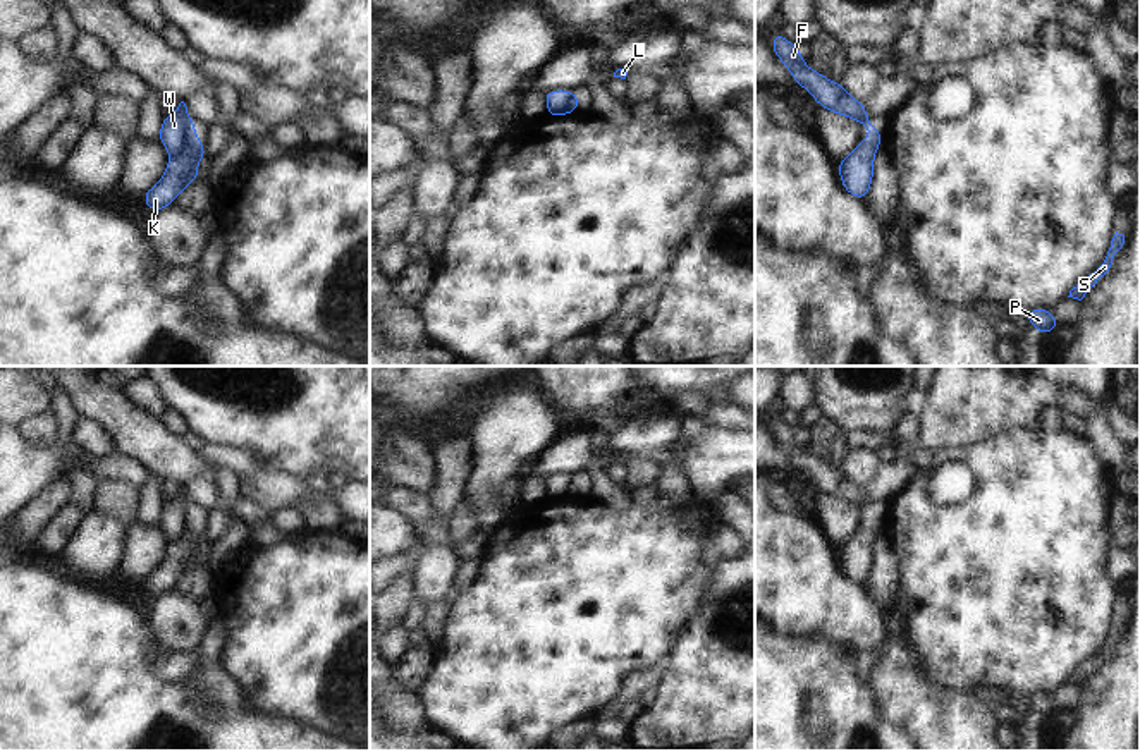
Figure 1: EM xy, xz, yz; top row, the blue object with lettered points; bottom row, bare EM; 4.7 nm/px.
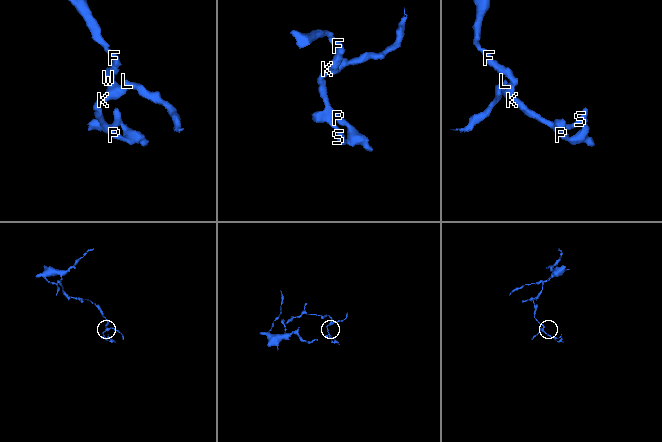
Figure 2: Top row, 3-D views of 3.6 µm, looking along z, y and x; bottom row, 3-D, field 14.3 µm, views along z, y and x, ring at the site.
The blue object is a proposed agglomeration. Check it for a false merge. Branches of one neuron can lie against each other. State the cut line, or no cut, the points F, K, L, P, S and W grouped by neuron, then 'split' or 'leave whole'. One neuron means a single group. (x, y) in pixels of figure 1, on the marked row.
xy (195, 131), (186, 145), (171, 157) | F W / K L P S | split

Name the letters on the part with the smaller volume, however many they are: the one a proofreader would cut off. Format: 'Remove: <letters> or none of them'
Remove: K, L, P, S

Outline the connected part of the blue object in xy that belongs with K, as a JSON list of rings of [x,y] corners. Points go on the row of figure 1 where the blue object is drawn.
[[[194,132],[181,153],[169,158],[162,179],[143,194],[144,205],[158,213],[174,205],[175,198],[199,177],[198,162],[208,158],[205,146]]]

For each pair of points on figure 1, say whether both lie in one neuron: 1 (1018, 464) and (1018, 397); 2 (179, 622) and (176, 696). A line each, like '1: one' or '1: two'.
1: two
2: two

